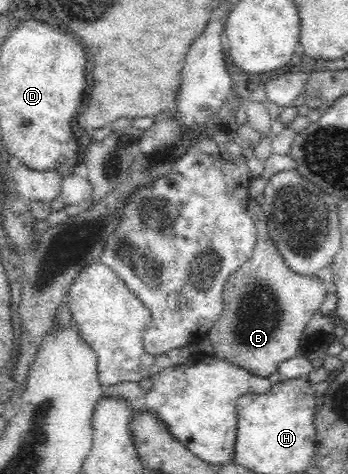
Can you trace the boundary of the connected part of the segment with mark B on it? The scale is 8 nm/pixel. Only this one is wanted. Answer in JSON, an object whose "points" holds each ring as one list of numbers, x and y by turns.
{"points":[[254,198,249,203,257,231,253,254,226,280,224,311,206,336,216,358,230,361,253,375,268,377,278,370,280,363,299,355,303,332,320,310,327,290,317,275,300,275,288,267,269,234,261,205]]}

